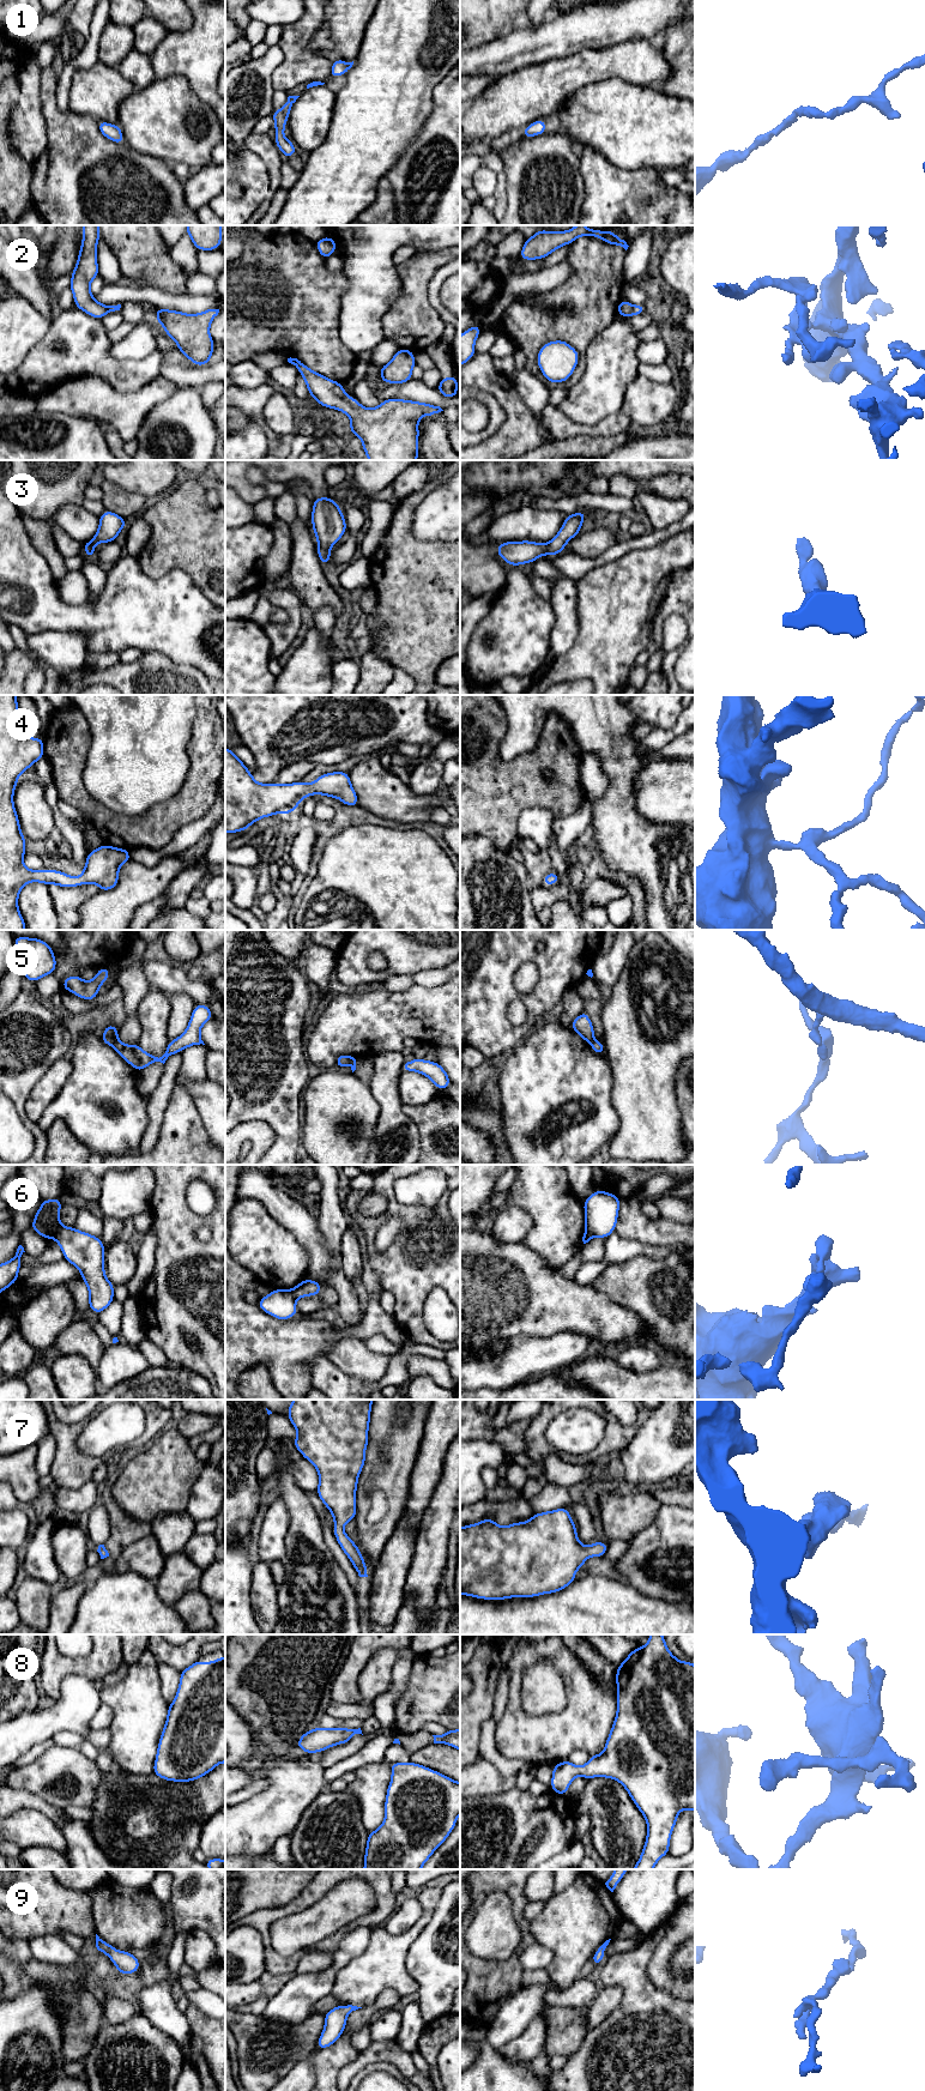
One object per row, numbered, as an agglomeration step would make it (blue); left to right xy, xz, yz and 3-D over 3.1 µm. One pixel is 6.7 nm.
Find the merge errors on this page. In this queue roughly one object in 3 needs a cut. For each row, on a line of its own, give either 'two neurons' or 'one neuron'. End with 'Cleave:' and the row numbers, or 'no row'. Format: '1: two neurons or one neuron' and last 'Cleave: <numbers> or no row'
1: one neuron
2: one neuron
3: one neuron
4: one neuron
5: two neurons
6: two neurons
7: one neuron
8: one neuron
9: one neuron
Cleave: 5, 6

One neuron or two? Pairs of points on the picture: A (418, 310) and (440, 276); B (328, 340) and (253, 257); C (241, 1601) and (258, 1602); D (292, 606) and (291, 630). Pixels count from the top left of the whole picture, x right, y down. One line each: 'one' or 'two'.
A: two
B: one
C: two
D: one

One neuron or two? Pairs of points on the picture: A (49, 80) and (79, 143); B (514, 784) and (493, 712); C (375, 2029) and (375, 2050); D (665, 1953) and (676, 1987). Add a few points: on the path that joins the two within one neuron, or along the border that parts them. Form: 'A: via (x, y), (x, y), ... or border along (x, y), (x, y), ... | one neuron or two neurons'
A: via (49, 96), (49, 108), (64, 127) | one neuron
B: via (496, 766), (491, 761), (491, 730) | one neuron
C: border along (396, 2037), (373, 2041) | two neurons
D: via (664, 1962), (664, 1975), (667, 1978) | one neuron

